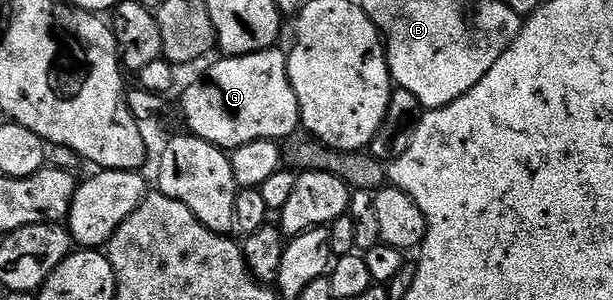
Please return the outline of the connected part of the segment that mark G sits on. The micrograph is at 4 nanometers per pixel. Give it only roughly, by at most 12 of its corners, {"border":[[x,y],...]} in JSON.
{"border":[[286,51],[218,57],[180,95],[226,152],[298,133]]}

